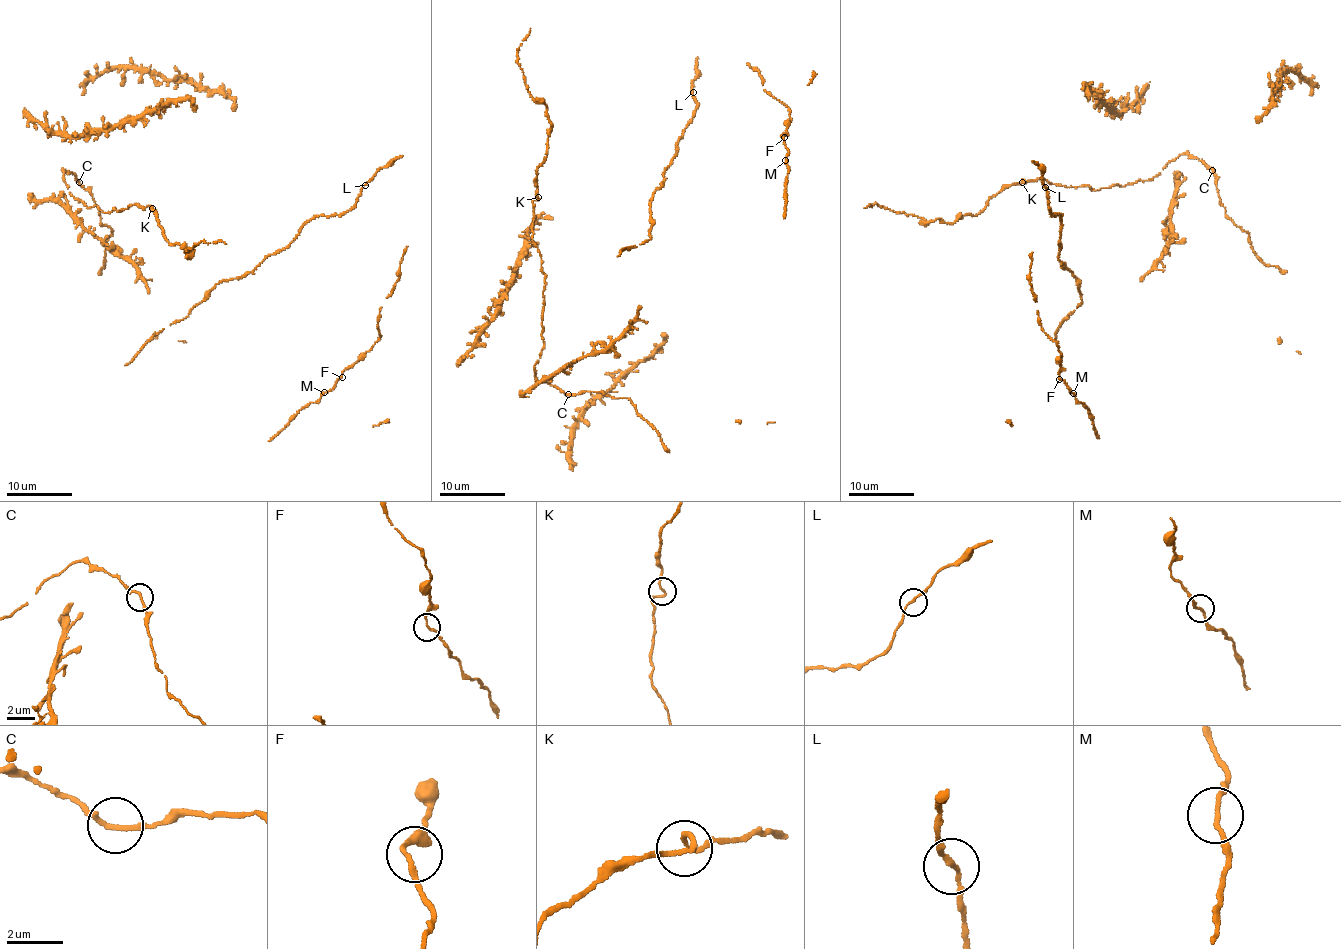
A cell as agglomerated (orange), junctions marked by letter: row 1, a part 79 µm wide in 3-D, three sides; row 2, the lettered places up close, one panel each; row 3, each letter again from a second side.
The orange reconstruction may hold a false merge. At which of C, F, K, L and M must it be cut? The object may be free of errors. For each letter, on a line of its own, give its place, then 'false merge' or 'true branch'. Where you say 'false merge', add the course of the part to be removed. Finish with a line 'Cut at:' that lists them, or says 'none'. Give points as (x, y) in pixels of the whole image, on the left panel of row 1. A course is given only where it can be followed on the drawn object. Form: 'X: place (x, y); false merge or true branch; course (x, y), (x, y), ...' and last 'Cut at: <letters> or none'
C: place (79, 182); true branch
F: place (342, 377); true branch
K: place (152, 208); true branch
L: place (365, 185); true branch
M: place (324, 392); true branch
Cut at: none

